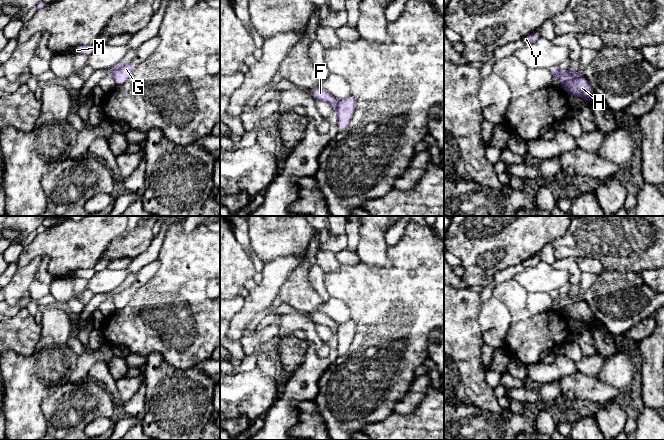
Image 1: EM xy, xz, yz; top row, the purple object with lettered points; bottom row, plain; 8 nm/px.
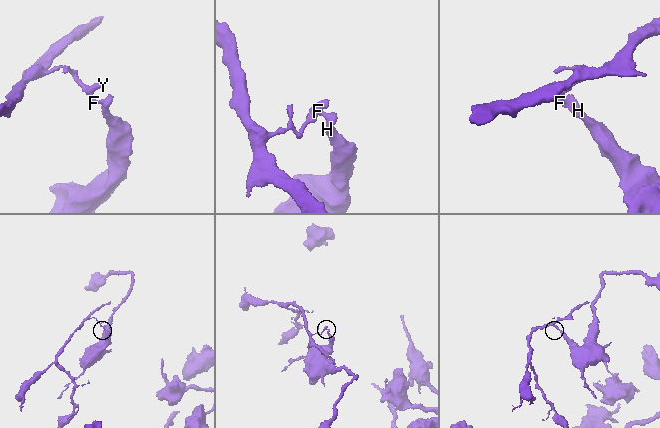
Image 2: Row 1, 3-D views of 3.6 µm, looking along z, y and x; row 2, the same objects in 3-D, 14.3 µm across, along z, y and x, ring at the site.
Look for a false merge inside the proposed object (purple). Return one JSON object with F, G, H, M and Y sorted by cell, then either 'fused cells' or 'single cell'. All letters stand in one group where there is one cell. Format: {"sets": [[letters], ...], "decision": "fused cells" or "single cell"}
{"sets": [["F", "M", "Y"], ["G", "H"]], "decision": "fused cells"}

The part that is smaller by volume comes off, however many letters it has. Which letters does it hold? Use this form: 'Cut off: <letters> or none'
Cut off: F, M, Y

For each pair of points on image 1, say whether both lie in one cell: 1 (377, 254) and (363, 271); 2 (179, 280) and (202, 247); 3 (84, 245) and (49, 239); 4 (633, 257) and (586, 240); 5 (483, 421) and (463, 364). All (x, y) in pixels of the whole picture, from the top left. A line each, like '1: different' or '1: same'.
1: different
2: same
3: same
4: same
5: different

